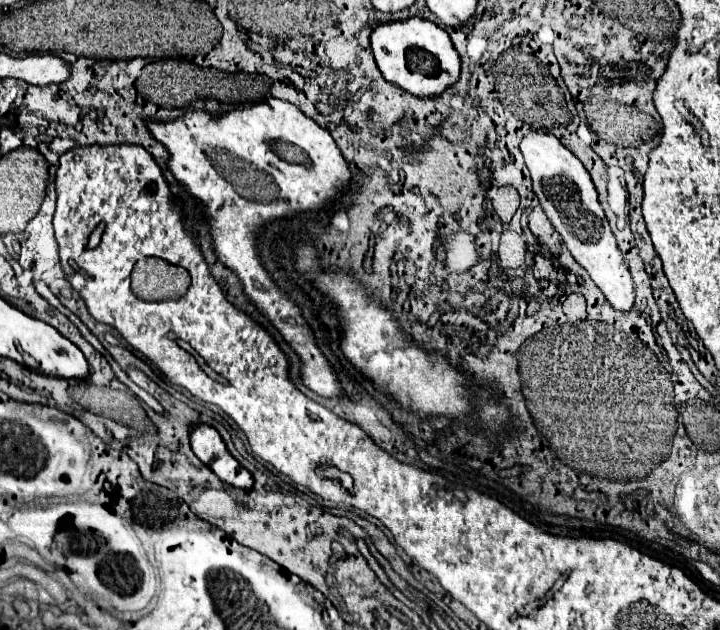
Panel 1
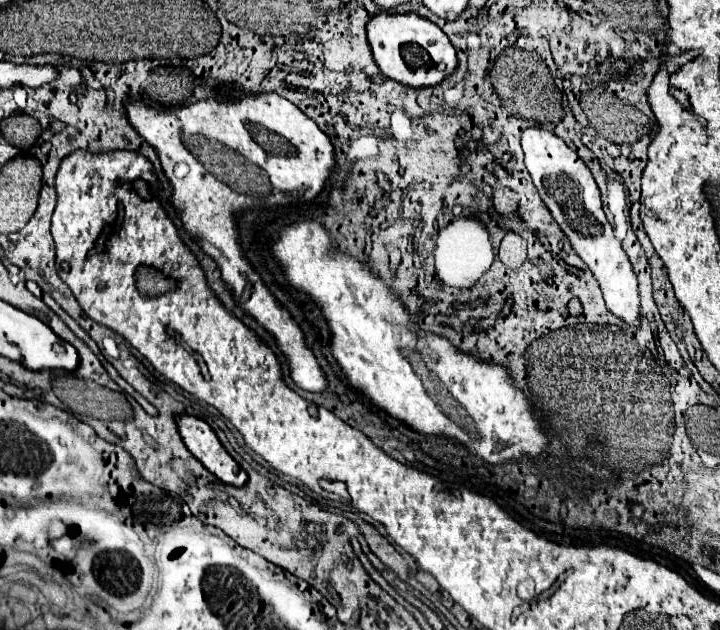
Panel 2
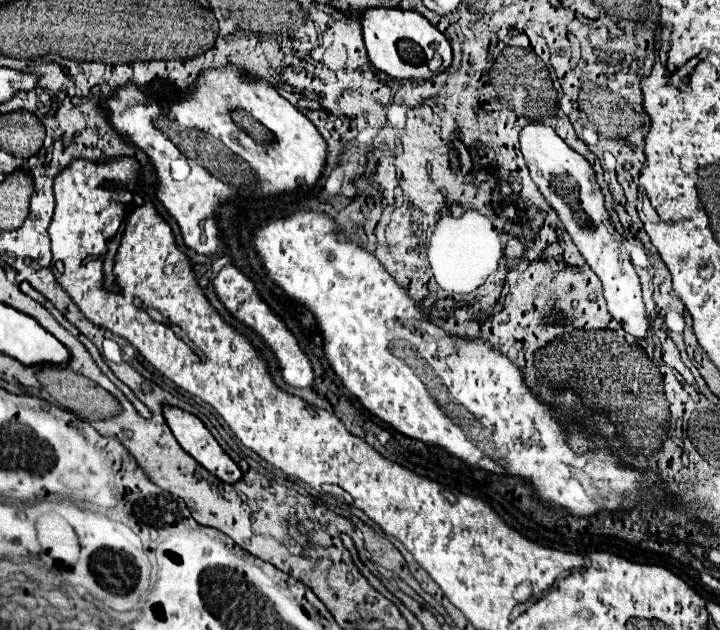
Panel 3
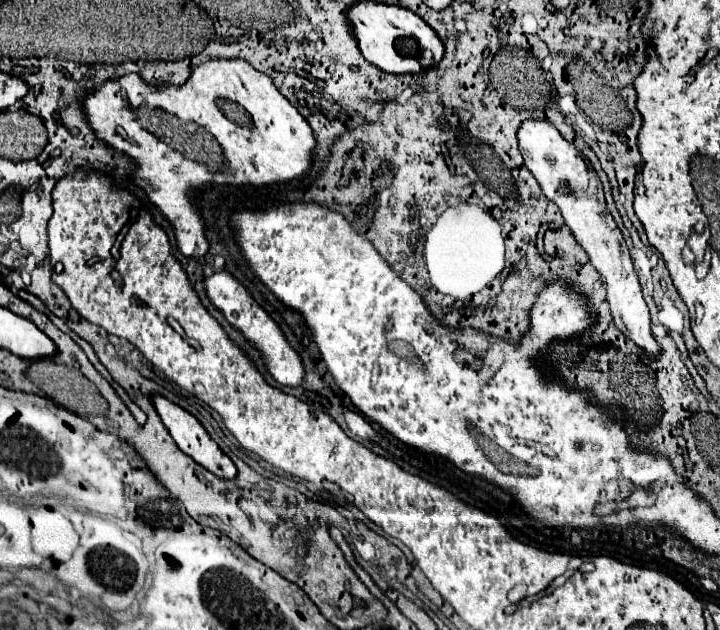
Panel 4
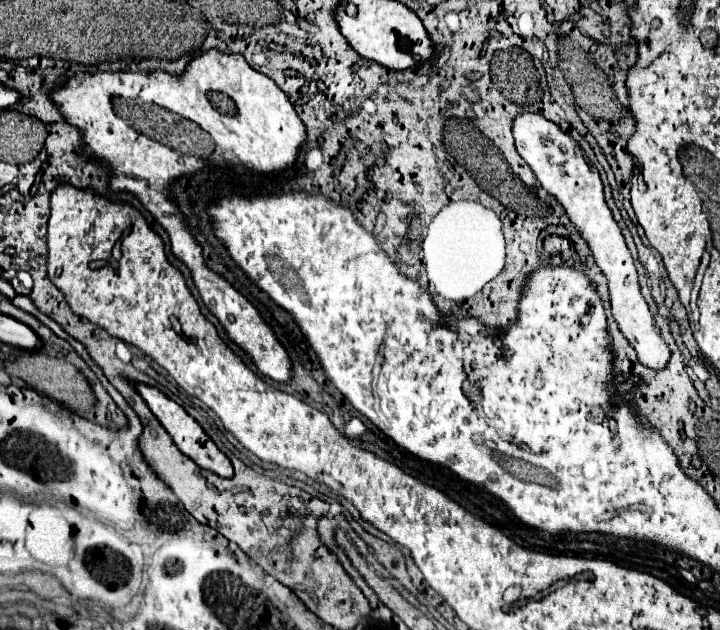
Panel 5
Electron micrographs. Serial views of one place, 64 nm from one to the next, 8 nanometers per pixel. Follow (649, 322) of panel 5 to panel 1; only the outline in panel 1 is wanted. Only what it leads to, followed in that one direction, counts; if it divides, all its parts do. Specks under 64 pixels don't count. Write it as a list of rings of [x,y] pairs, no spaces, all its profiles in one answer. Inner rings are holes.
[[[528,132],[520,144],[520,150],[532,174],[534,194],[576,262],[586,268],[614,310],[630,312],[634,306],[634,280],[608,226],[604,210],[598,202],[598,192],[584,164],[554,134],[546,132]]]

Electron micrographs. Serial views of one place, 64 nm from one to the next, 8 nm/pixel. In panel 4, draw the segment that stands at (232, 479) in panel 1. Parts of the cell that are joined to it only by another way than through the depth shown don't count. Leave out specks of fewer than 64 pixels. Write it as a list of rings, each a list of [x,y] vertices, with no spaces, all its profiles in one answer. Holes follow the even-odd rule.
[[[160,394],[152,396],[152,404],[154,404],[154,408],[156,408],[160,420],[162,420],[164,426],[168,428],[170,436],[174,438],[176,446],[178,446],[184,454],[188,454],[196,464],[204,466],[206,470],[210,470],[210,472],[216,474],[218,478],[234,478],[234,476],[236,476],[236,466],[234,466],[234,462],[218,448],[218,444],[208,436],[208,432],[204,430],[204,426],[202,426],[190,412],[186,412],[184,408],[176,406],[174,402],[166,400],[166,398],[160,396]]]

